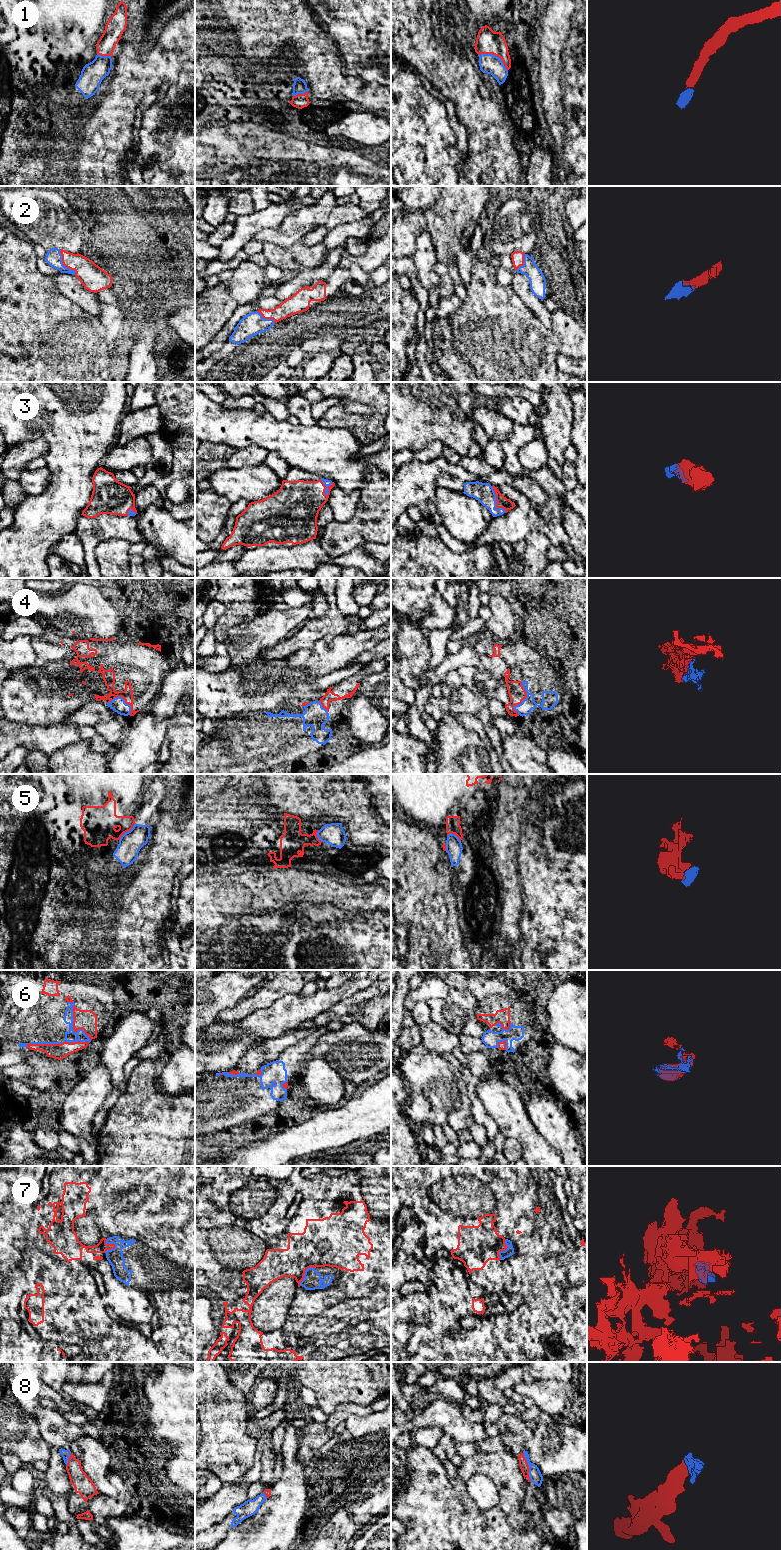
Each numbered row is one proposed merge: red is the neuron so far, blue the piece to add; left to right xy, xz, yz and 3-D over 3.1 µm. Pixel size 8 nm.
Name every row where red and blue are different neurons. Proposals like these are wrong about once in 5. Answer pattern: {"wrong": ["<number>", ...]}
{"wrong": ["5"]}

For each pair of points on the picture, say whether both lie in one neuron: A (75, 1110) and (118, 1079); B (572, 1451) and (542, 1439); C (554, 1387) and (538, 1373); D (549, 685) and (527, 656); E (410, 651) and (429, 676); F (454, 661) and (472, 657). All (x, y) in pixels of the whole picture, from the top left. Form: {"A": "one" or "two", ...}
{"A": "two", "B": "one", "C": "two", "D": "one", "E": "two", "F": "one"}

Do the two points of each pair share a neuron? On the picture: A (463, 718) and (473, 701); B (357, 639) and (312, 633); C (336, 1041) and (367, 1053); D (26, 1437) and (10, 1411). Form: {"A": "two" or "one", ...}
{"A": "two", "B": "two", "C": "one", "D": "one"}

